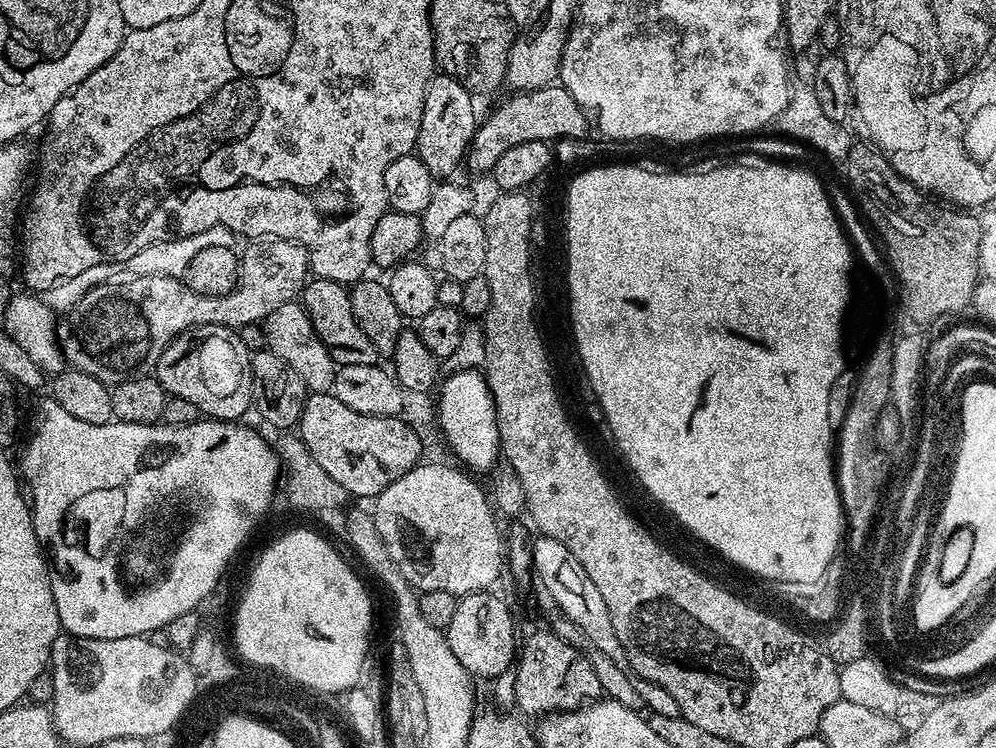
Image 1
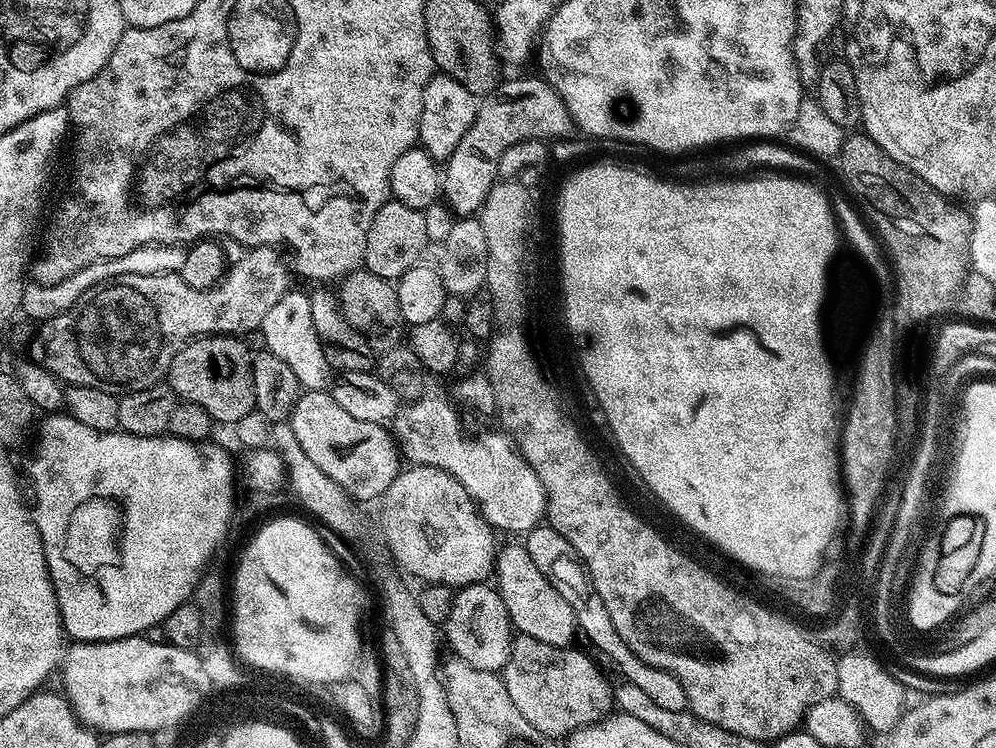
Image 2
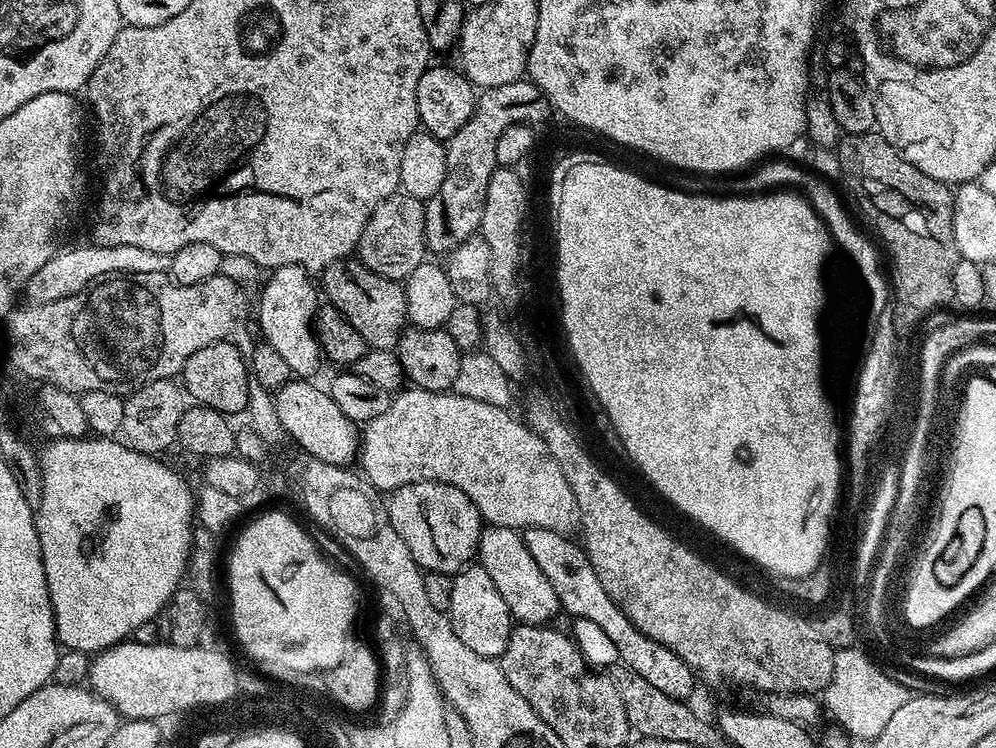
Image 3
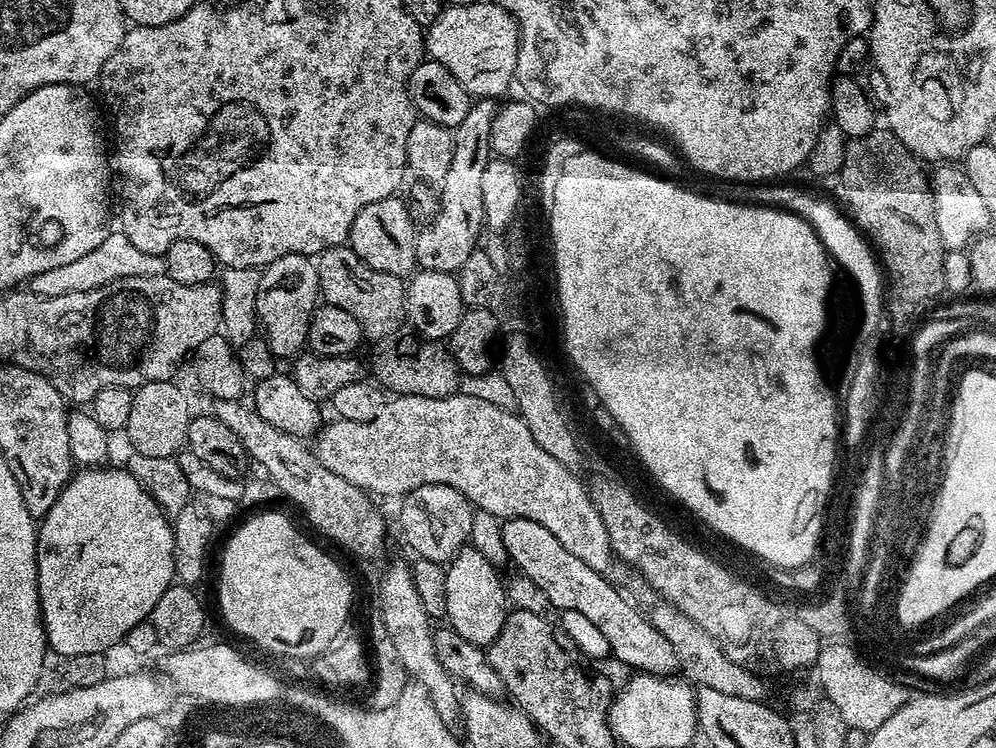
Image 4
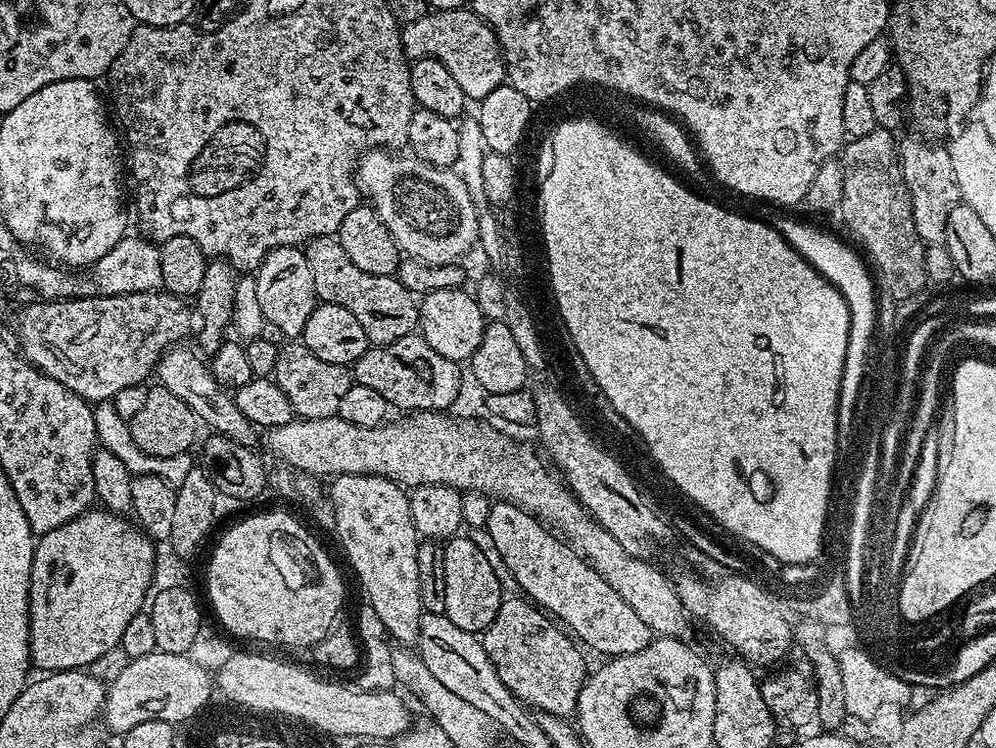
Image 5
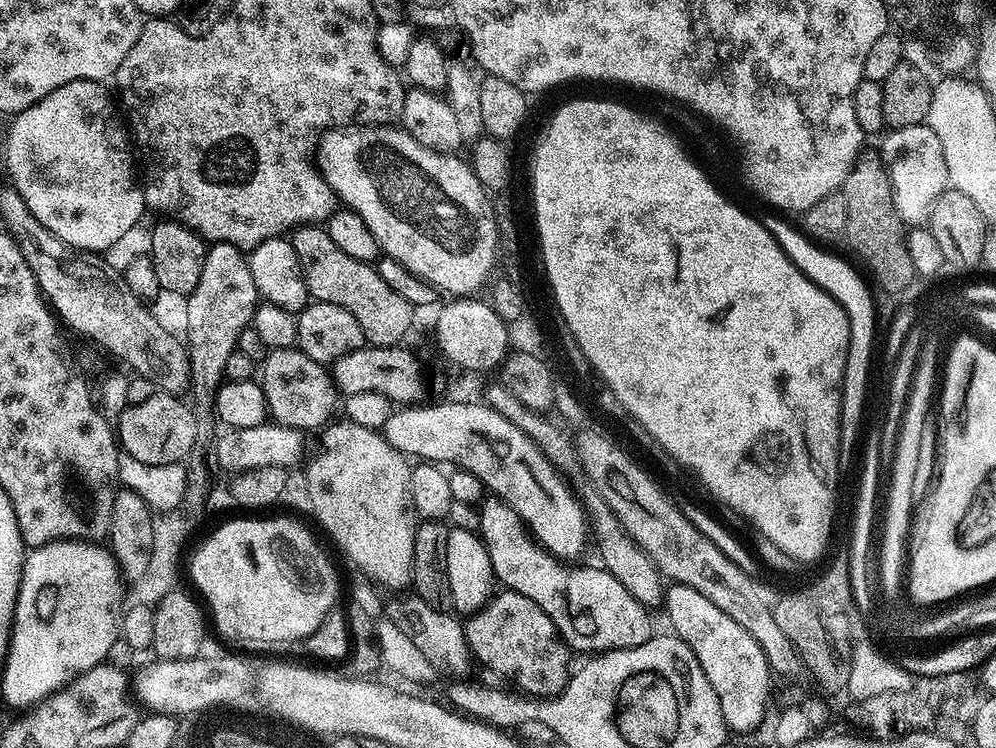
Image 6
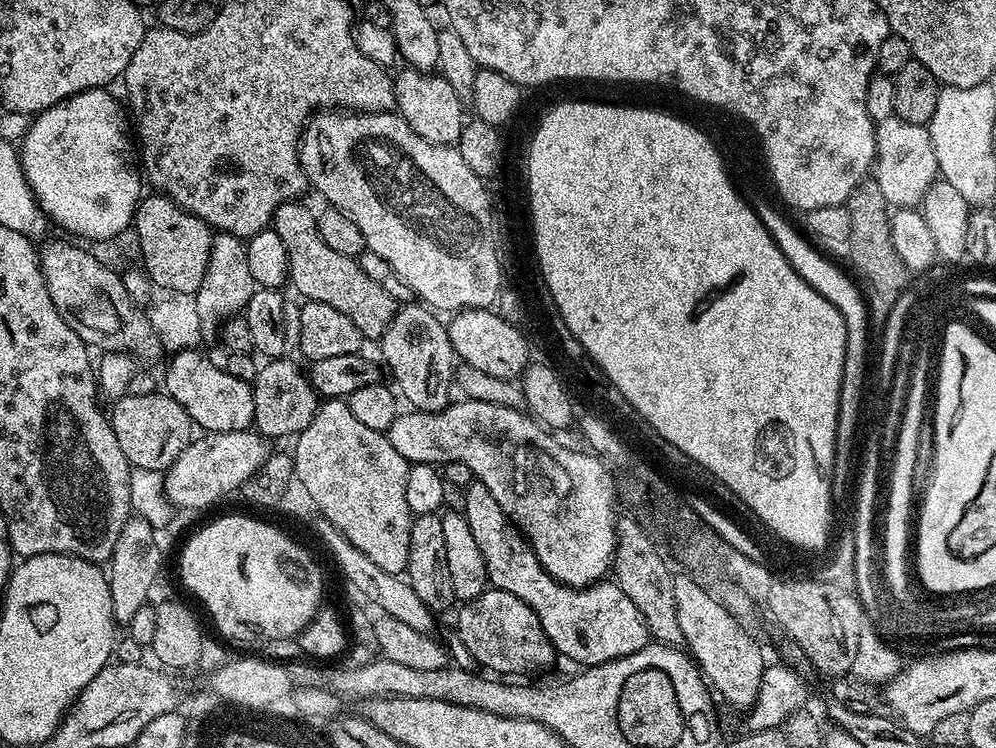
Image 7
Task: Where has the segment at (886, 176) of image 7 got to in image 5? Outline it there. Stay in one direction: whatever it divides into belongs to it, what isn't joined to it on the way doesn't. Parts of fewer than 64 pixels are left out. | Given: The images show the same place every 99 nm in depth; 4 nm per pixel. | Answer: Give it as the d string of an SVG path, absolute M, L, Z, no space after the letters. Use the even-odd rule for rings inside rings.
M919 139L899 141L900 169L912 199L914 226L921 240L925 245L944 244L947 234L947 216L951 208L960 200L960 187L954 178L954 165L950 163L947 147L940 142Z

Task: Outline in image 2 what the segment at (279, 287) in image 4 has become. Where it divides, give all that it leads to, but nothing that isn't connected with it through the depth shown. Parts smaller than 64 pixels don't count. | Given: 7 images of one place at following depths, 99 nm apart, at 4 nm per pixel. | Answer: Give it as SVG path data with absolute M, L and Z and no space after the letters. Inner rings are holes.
M290 290L270 310L266 310L266 318L262 318L258 331L266 338L267 351L278 354L294 378L298 378L301 389L309 392L323 392L333 383L334 369L326 358L323 342L318 338L318 330L314 330L314 317L310 315L310 295L307 291Z

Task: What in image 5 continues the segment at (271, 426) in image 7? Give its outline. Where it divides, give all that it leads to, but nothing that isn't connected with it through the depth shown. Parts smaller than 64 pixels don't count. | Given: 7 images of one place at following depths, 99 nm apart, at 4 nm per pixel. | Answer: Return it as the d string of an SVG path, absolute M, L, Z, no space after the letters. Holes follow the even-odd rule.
M288 342L280 348L274 373L276 385L286 394L292 411L299 419L330 418L336 415L346 390L354 383L354 372L349 365L322 362L303 342Z

